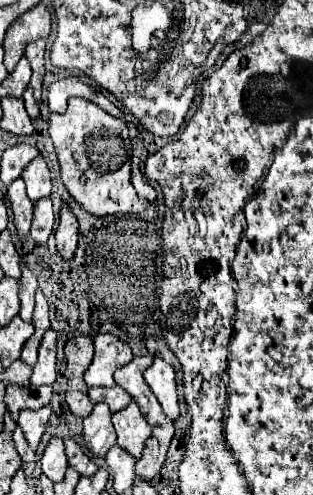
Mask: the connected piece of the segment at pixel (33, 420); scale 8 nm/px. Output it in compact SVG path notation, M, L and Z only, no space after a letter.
M44 407L40 411L20 411L20 419L18 419L18 427L24 431L24 437L30 445L30 449L38 449L38 443L46 431L48 425L48 417L50 417L50 407Z

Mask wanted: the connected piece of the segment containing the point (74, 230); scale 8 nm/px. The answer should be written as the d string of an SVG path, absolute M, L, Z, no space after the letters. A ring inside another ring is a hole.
M62 207L60 211L60 223L56 229L56 247L64 261L70 261L78 247L78 221L68 207Z

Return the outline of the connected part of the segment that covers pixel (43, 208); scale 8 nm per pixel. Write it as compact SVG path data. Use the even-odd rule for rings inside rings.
M40 199L40 201L34 205L34 219L32 219L30 237L36 241L36 245L46 245L52 229L54 229L52 201L50 201L50 199Z

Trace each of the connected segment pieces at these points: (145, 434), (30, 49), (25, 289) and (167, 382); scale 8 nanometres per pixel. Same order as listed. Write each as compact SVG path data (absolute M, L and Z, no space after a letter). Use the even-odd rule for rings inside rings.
M132 401L126 409L114 413L112 421L118 435L116 443L122 449L126 449L130 455L134 455L134 459L140 459L144 443L152 435L152 429L146 423L146 419L140 415L140 409L136 407L136 403Z
M38 39L36 43L30 43L26 47L24 57L30 61L32 67L32 79L30 79L30 87L34 89L34 99L40 101L40 93L42 93L42 79L44 79L44 49L46 49L46 41Z
M22 261L22 279L20 279L20 303L22 303L22 309L20 309L20 319L24 321L32 321L32 311L34 311L34 293L38 289L38 283L36 283L36 277L30 273L30 269L26 267L26 263Z
M154 357L154 363L144 371L144 381L148 383L148 387L152 389L152 393L160 401L164 415L172 421L176 421L178 411L180 411L178 409L178 395L176 395L176 379L174 377L176 377L174 369L158 357Z

